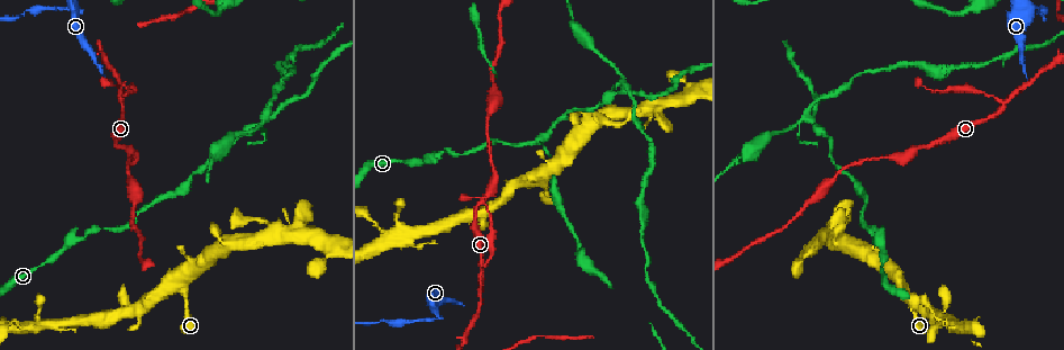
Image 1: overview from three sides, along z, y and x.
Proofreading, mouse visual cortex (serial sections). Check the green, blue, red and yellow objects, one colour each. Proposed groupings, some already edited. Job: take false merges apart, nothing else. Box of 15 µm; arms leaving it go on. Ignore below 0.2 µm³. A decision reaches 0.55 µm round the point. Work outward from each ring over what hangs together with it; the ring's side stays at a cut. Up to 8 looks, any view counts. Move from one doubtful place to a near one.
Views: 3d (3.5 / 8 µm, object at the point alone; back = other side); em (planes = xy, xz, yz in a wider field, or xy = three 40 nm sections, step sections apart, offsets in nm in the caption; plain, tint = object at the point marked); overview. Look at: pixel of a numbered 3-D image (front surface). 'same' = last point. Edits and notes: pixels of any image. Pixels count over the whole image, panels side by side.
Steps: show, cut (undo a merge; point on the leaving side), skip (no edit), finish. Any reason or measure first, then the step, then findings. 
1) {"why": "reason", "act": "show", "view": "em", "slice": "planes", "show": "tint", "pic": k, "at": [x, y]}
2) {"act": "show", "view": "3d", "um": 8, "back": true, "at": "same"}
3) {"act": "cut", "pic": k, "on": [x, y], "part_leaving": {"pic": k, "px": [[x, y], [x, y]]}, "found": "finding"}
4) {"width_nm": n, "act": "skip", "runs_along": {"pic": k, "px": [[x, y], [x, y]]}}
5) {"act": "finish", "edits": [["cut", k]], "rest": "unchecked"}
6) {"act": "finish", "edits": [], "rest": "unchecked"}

{"why": "sharp bend", "act": "show", "view": "3d", "um": 3.5, "pic": 1, "at": [185, 289]}

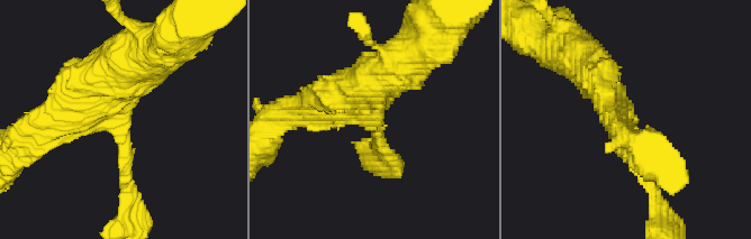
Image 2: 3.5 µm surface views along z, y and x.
{"why": "shape alone is not enough", "act": "show", "view": "em", "slice": "xy", "step": 2, "show": "plain", "pic": 2, "at": [116, 118]}

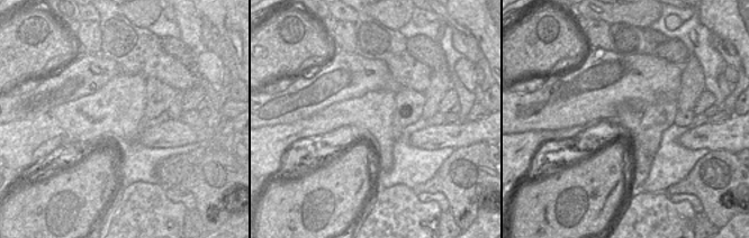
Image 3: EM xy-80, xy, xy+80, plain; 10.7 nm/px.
{"act": "show", "view": "em", "slice": "xy", "step": 2, "show": "tint", "at": "same"}

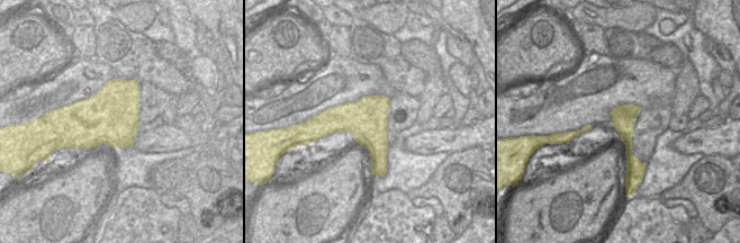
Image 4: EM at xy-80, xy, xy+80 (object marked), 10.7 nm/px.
{"act": "skip", "found": "one cell here"}

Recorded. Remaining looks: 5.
{"why": "three-way junction", "act": "show", "view": "3d", "um": 3.5, "pic": 1, "at": [400, 233]}

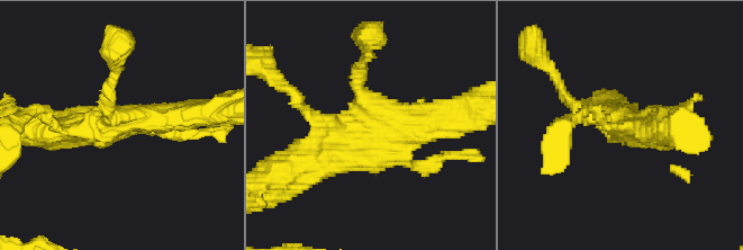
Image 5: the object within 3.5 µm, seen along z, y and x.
{"act": "show", "view": "em", "slice": "xy", "step": 2, "show": "tint", "pic": 5, "at": [370, 129]}

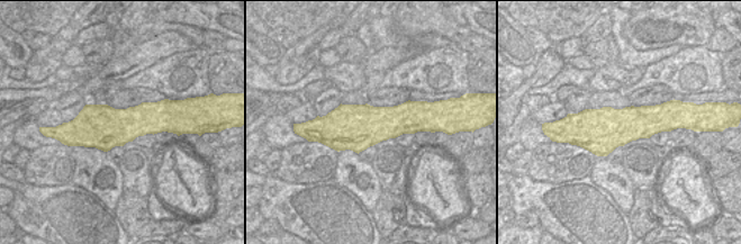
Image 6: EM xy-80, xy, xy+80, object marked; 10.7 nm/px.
{"width_nm": 500, "act": "skip", "runs_along": {"pic": 5, "px": [[443, 117], [308, 163]]}, "found": "all the same cell"}

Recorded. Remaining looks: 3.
{"why": "sharp bend", "act": "show", "view": "3d", "um": 3.5, "back": true, "pic": 1, "at": [437, 317]}

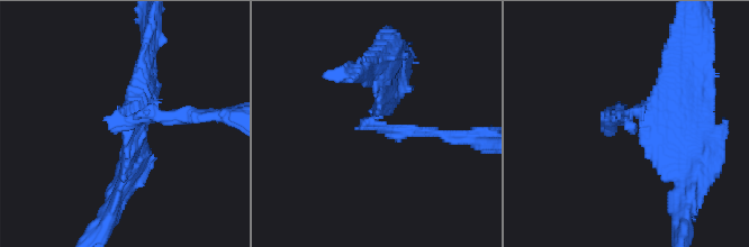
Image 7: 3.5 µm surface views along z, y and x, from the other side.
{"why": "now the EM", "act": "show", "view": "em", "slice": "xy", "step": 5, "show": "tint", "pic": 7, "at": [629, 120]}

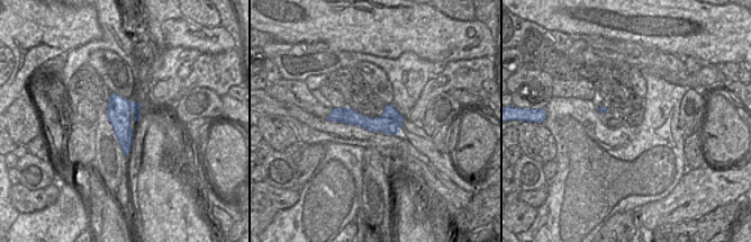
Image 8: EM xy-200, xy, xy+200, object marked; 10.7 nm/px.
{"width_nm": 260, "act": "skip", "runs_along": {"pic": 8, "px": [[331, 117], [367, 123], [400, 118]]}, "found": "all the same cell"}

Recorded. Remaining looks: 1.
{"act": "finish", "edits": [], "rest": "unchecked"}

